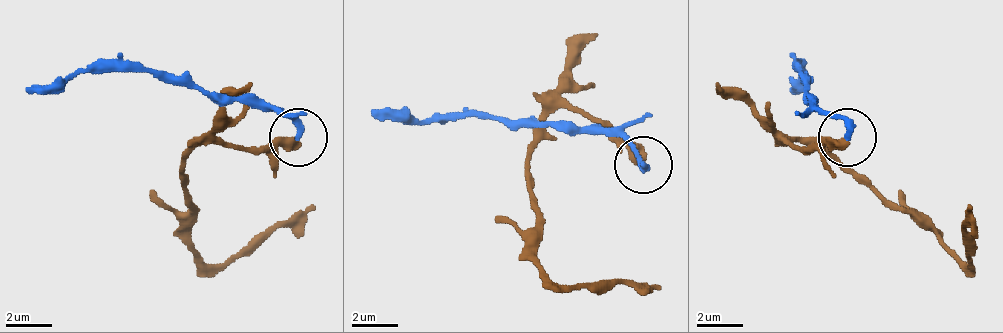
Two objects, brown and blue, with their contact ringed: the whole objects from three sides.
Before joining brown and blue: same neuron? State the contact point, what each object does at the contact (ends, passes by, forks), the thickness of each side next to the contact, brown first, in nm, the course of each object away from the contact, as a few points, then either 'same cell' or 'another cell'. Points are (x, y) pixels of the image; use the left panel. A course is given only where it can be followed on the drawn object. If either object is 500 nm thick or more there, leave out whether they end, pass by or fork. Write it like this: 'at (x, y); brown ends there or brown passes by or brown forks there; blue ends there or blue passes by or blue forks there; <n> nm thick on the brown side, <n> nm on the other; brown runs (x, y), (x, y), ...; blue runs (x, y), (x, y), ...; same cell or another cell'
at (298, 137); brown ends there; blue ends there; 460 nm thick on the brown side, 320 nm on the other; brown runs (296, 138), (198, 144), (181, 173), (192, 248), (210, 266), (227, 266), (314, 202); blue runs (296, 138), (296, 121), (273, 104), (210, 98), (146, 69), (65, 75), (25, 92); same cell

